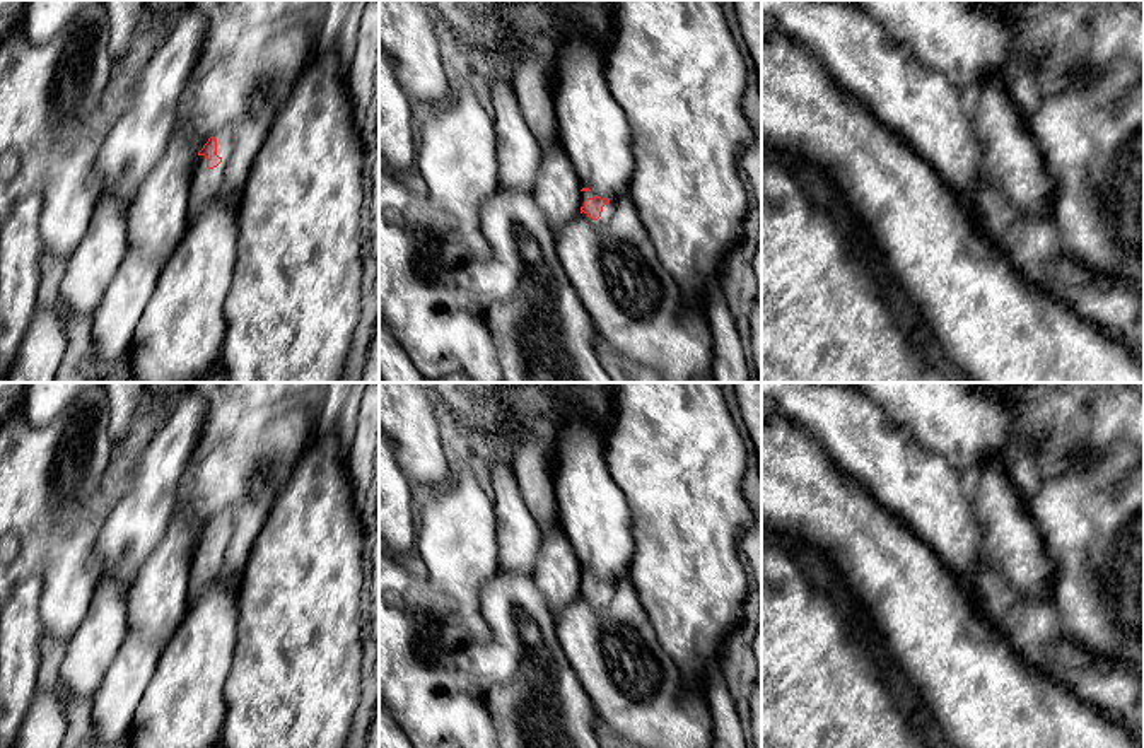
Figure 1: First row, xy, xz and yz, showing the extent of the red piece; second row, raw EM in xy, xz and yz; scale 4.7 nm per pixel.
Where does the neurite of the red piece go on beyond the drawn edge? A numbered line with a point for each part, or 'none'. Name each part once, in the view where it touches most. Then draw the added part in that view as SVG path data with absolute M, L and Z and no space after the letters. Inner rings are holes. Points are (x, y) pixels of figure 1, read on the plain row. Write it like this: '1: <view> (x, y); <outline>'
1: xy (207, 566); M220 512L215 516L217 538L222 545L208 552L205 538L198 538L191 558L191 574L188 582L188 601L195 601L212 582L220 579L222 567L225 562L225 550L232 536L231 512Z

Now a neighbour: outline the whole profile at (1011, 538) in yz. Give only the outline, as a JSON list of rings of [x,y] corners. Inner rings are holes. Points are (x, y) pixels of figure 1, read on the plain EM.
[[[994,463],[982,468],[970,482],[970,499],[983,529],[983,552],[997,570],[1014,589],[1048,599],[1055,562],[1006,473]]]

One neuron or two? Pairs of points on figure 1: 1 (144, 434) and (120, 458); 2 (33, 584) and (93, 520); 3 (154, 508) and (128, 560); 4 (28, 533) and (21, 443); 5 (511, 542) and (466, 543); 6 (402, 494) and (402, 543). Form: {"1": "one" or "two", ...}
{"1": "one", "2": "two", "3": "one", "4": "one", "5": "two", "6": "one"}

